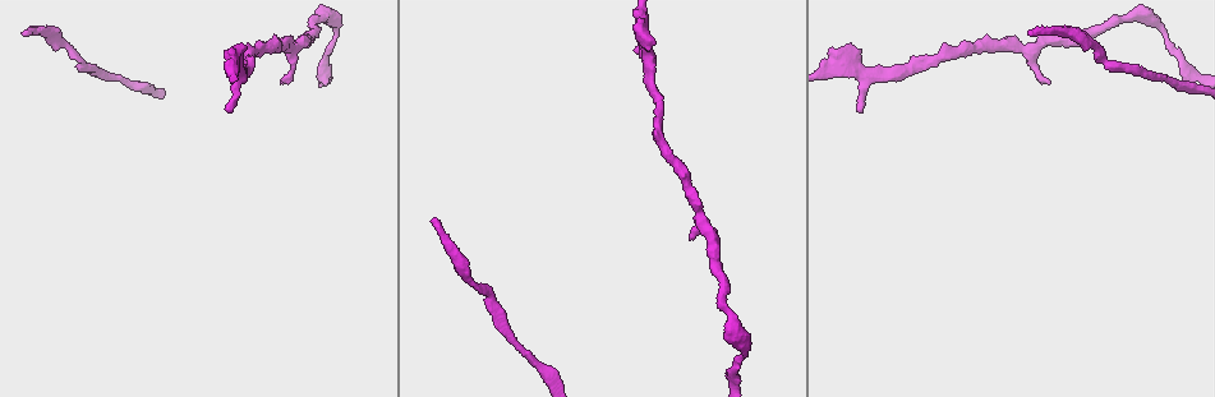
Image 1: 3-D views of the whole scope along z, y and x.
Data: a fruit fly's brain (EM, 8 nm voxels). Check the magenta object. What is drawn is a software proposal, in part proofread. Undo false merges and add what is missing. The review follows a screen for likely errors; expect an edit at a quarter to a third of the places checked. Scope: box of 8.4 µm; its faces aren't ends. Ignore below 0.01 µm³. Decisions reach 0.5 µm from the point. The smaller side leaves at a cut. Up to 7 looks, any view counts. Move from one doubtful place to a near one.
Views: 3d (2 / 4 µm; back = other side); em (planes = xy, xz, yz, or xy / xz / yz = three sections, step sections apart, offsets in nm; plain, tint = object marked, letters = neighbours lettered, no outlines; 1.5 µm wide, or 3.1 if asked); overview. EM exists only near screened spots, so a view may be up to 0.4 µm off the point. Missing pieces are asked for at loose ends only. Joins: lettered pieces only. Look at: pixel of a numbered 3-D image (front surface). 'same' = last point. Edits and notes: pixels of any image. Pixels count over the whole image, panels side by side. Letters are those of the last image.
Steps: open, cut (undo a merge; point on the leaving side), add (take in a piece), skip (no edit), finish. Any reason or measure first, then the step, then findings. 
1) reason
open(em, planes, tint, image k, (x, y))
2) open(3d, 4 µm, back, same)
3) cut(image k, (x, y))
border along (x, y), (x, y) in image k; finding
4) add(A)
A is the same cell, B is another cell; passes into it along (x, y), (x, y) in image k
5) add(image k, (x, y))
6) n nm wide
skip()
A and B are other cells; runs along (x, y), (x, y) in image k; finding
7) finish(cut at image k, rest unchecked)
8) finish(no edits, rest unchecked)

open(em, xy, step 4, tint, image 1, (24, 33))

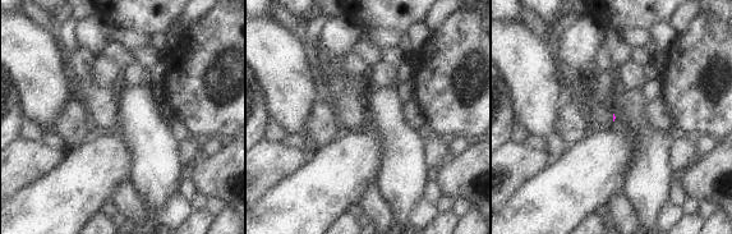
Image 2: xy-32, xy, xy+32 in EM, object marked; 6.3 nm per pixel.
open(em, planes, letters, same)

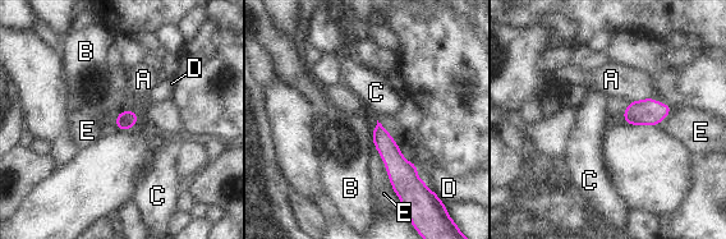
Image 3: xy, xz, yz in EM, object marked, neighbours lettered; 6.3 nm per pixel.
E touches over 360 nm
skip()
A, B, C, D and E are other cells; border along (377, 151), (391, 188), (401, 202) in image 3; no lettered piece goes on from it

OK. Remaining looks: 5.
an open end
open(3d, 4 µm, image 1, (861, 110))

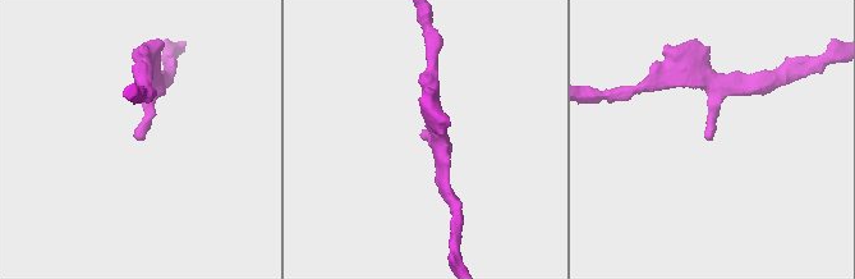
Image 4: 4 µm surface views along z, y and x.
open(em, xz, step 8, letters, image 4, (143, 140))

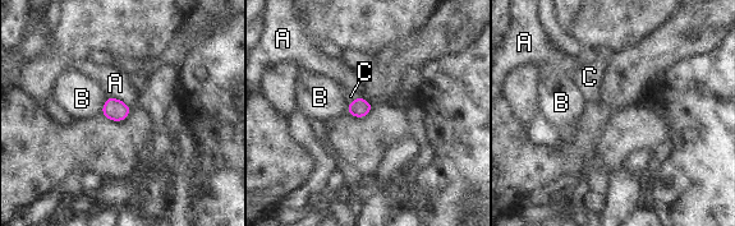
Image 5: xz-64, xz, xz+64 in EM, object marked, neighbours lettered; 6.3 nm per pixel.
120 nm wide
add(C)
C is the same cell, A and B are other cells; it goes on there

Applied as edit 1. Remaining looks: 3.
free end
open(em, planes, plain, image 1, (689, 239))

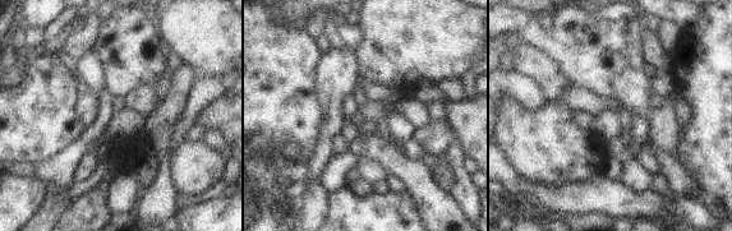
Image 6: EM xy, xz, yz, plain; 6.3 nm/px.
what lies round it
open(em, planes, letters, same)

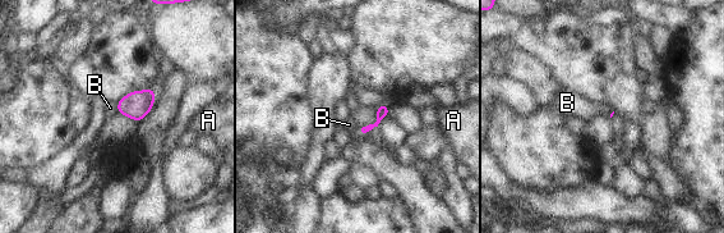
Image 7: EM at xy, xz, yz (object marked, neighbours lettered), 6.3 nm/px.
skip()
A and B are other cells; border along (116, 103), (118, 112) in image 7; no lettered piece goes on from it

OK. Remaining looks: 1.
finish(add at image 5, rest unchecked)

